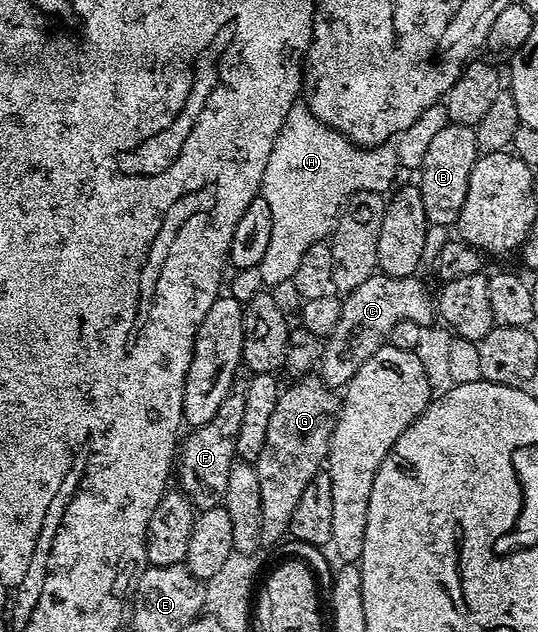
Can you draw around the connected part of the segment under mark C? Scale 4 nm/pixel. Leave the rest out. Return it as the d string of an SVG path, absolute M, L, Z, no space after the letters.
M378 271L367 279L367 283L359 283L355 291L344 294L337 320L321 346L320 380L330 387L348 385L355 371L359 371L359 367L386 344L391 327L395 327L397 321L419 323L422 327L429 327L435 321L434 298L431 293L429 297L424 283L417 280L416 276L389 277Z

